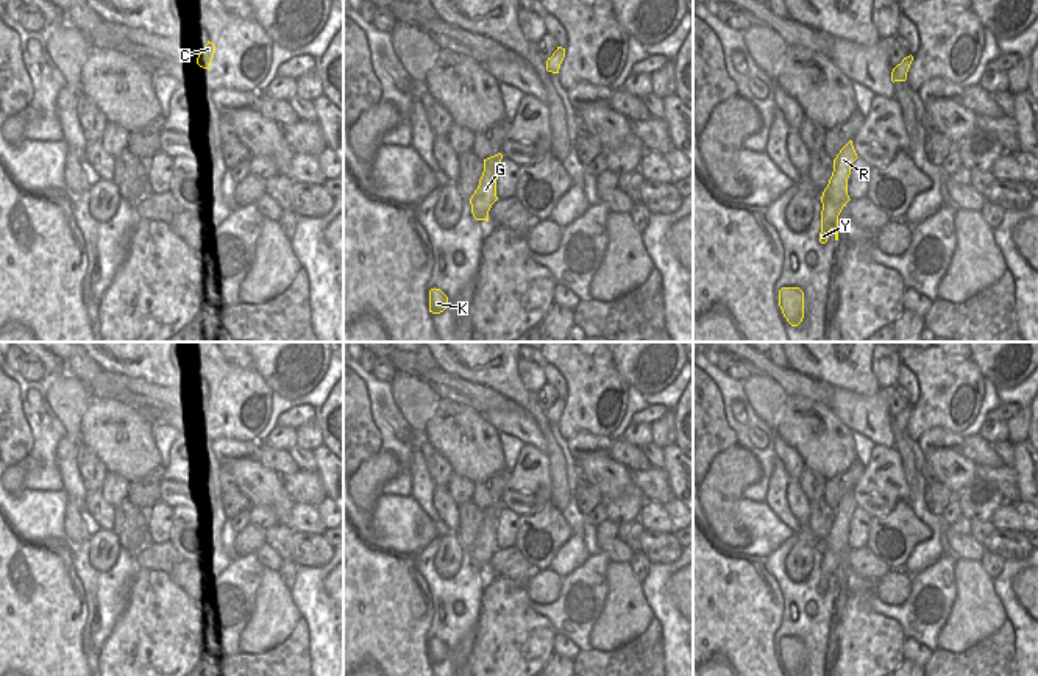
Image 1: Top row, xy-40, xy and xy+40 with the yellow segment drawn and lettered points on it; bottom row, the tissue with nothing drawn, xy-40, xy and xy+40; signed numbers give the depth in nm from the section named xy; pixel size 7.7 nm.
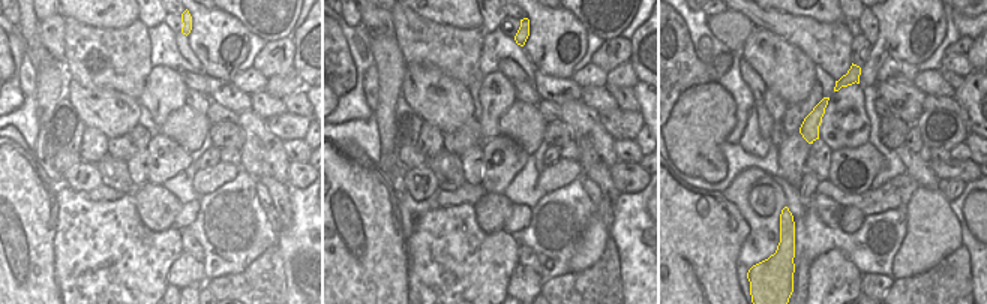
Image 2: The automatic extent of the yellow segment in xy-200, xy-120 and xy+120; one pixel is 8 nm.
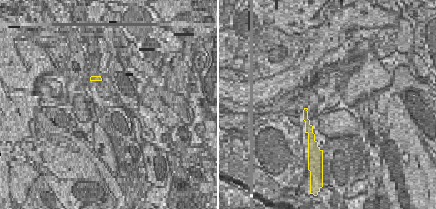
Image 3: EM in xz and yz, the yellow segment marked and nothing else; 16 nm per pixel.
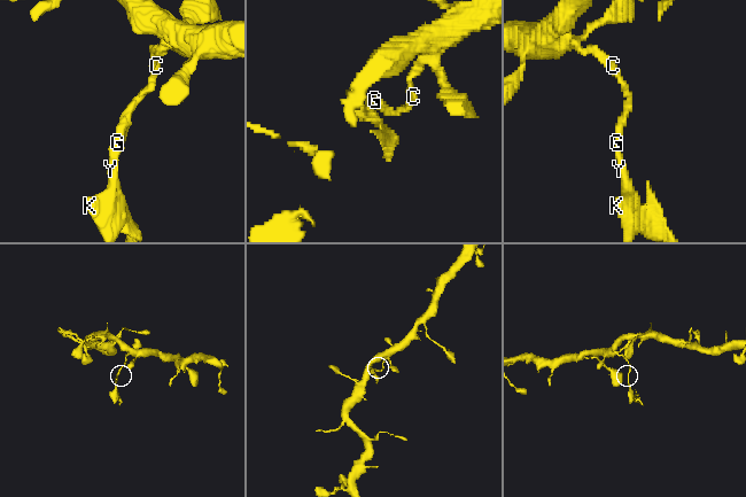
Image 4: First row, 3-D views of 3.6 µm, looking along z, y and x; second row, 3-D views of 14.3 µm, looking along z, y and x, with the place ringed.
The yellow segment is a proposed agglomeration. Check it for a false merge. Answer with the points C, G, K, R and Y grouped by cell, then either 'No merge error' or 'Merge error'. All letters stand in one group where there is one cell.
Groups: C G R / K Y. Merge error

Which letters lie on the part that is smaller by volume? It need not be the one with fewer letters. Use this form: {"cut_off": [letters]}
{"cut_off": ["K", "Y"]}

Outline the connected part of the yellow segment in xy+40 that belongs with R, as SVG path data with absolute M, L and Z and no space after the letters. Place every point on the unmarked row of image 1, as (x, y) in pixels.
M849 490L834 509L834 521L823 545L830 551L843 550L844 556L851 550L848 545L848 528L851 525L852 512L857 509L852 490Z

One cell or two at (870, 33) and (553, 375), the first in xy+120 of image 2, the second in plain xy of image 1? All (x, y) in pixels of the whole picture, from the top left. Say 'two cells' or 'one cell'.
one cell

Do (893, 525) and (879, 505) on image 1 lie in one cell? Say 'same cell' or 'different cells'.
different cells

